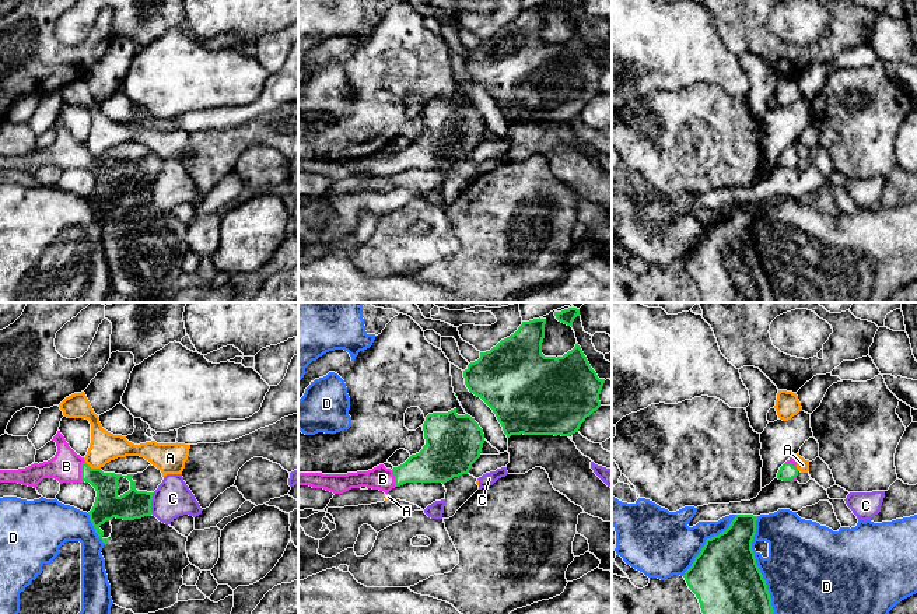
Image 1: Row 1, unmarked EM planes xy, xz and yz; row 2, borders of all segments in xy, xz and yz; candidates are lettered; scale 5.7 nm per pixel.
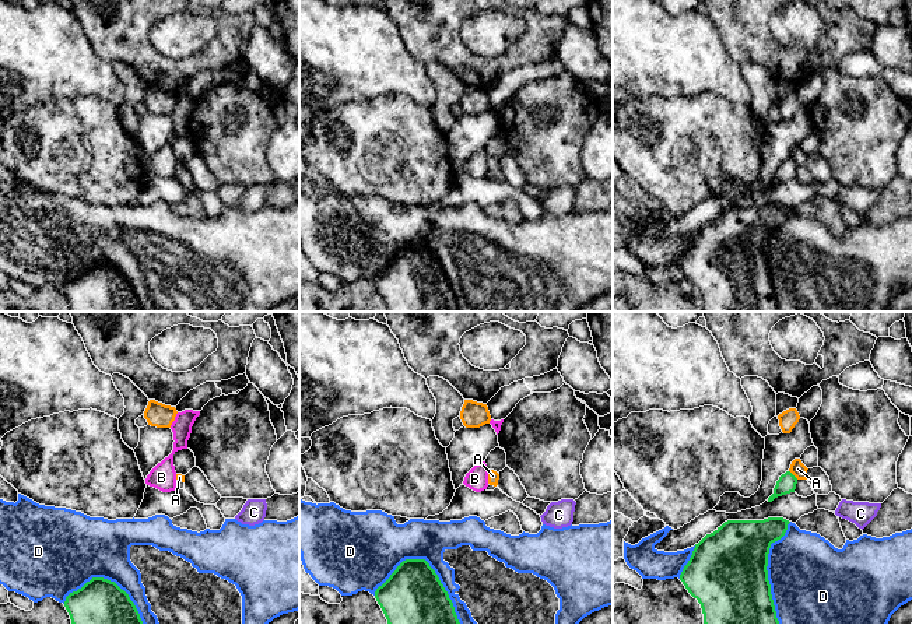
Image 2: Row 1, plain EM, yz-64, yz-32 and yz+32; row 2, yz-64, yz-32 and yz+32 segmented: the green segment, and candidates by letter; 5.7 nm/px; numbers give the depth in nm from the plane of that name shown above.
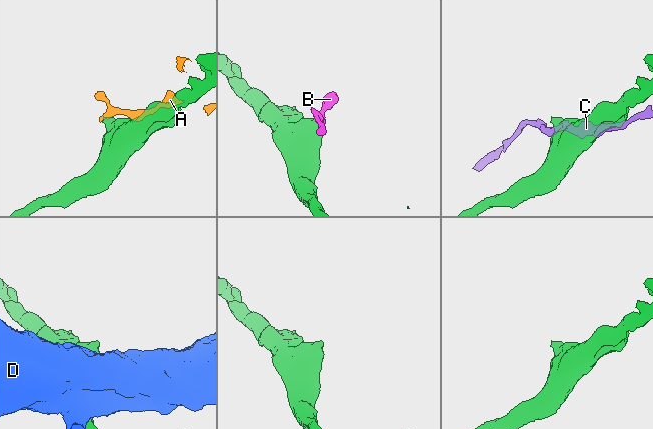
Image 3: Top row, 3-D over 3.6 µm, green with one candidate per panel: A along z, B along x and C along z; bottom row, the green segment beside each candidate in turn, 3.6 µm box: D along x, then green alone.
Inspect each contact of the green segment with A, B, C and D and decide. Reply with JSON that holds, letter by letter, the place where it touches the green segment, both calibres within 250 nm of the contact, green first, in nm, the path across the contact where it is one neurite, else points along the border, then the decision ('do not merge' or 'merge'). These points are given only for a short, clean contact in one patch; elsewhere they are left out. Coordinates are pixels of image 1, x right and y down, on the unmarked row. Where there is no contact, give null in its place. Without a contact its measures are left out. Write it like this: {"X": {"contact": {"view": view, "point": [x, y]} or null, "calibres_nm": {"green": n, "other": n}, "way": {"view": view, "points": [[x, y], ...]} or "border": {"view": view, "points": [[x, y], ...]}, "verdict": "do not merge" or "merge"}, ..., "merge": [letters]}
{"A": {"contact": {"view": "xy", "point": [93, 155]}, "calibres_nm": {"green": 160, "other": 170}, "border": {"view": "xy", "points": [[84, 148], [91, 154], [100, 155]]}, "verdict": "do not merge"}, "B": {"contact": {"view": "xy", "point": [81, 157]}, "calibres_nm": {"green": 150, "other": 180}, "way": {"view": "xy", "points": [[107, 192], [107, 178], [81, 157], [66, 153]]}, "verdict": "merge"}, "C": {"contact": {"view": "xy", "point": [150, 190]}, "calibres_nm": {"green": 160, "other": 220}, "verdict": "do not merge"}, "D": {"contact": {"view": "yz", "point": [756, 252]}, "calibres_nm": {"green": 400, "other": 400}, "verdict": "do not merge"}, "merge": ["B"]}

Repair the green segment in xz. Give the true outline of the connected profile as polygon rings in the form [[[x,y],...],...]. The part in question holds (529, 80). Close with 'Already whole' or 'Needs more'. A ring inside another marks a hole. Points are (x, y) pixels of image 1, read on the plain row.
[[[546,6],[522,8],[518,17],[463,57],[465,71],[496,101],[507,124],[511,122],[561,122],[578,119],[581,110],[601,94],[605,66],[591,55],[578,29],[563,43],[545,43],[542,29]]]. Already whole

